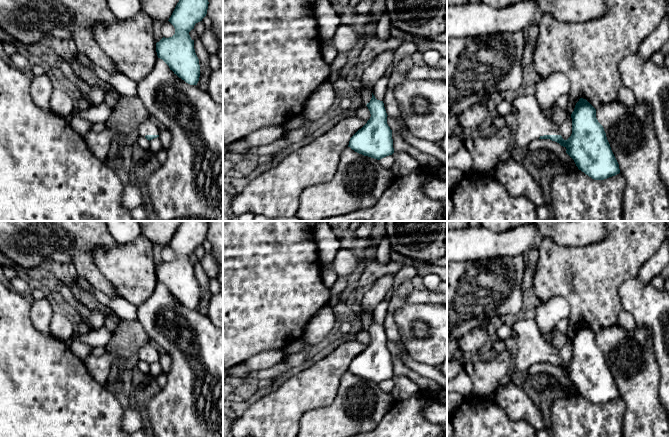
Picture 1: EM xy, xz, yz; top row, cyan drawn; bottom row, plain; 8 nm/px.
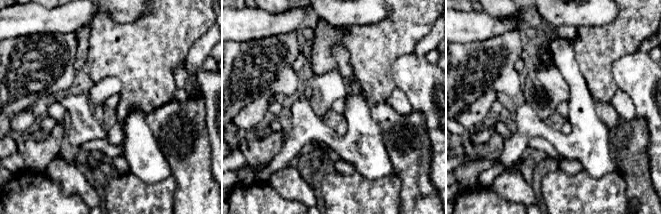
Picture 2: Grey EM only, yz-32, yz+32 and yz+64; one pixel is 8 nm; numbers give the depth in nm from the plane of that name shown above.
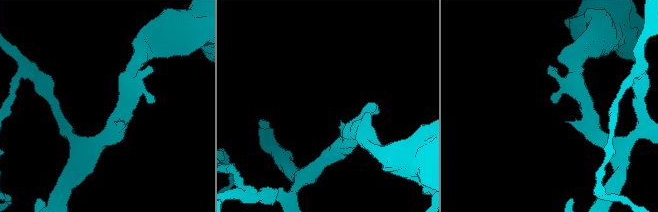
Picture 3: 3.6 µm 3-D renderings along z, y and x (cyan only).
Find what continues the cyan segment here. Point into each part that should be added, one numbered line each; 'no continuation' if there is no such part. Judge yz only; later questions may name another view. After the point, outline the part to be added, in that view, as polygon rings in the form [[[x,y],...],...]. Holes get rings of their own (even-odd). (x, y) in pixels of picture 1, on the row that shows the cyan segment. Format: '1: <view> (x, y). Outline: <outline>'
1: yz (532, 123). Outline: [[[520,94],[513,101],[513,106],[518,114],[518,127],[513,134],[515,144],[510,144],[510,147],[499,157],[497,165],[512,159],[515,149],[528,147],[532,141],[541,136],[560,135],[558,127],[540,110],[533,94]],[[495,169],[485,174],[494,176]]]

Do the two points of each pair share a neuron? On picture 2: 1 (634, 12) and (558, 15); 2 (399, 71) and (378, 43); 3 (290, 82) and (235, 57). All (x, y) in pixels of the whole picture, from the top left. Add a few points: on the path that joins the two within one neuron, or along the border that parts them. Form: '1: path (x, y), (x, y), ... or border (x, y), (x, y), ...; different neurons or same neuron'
1: border (618, 10), (618, 15), (614, 20), (597, 26); different neurons
2: border (413, 51), (392, 63), (394, 85); different neurons
3: path (276, 73), (267, 67), (249, 67); same neuron

